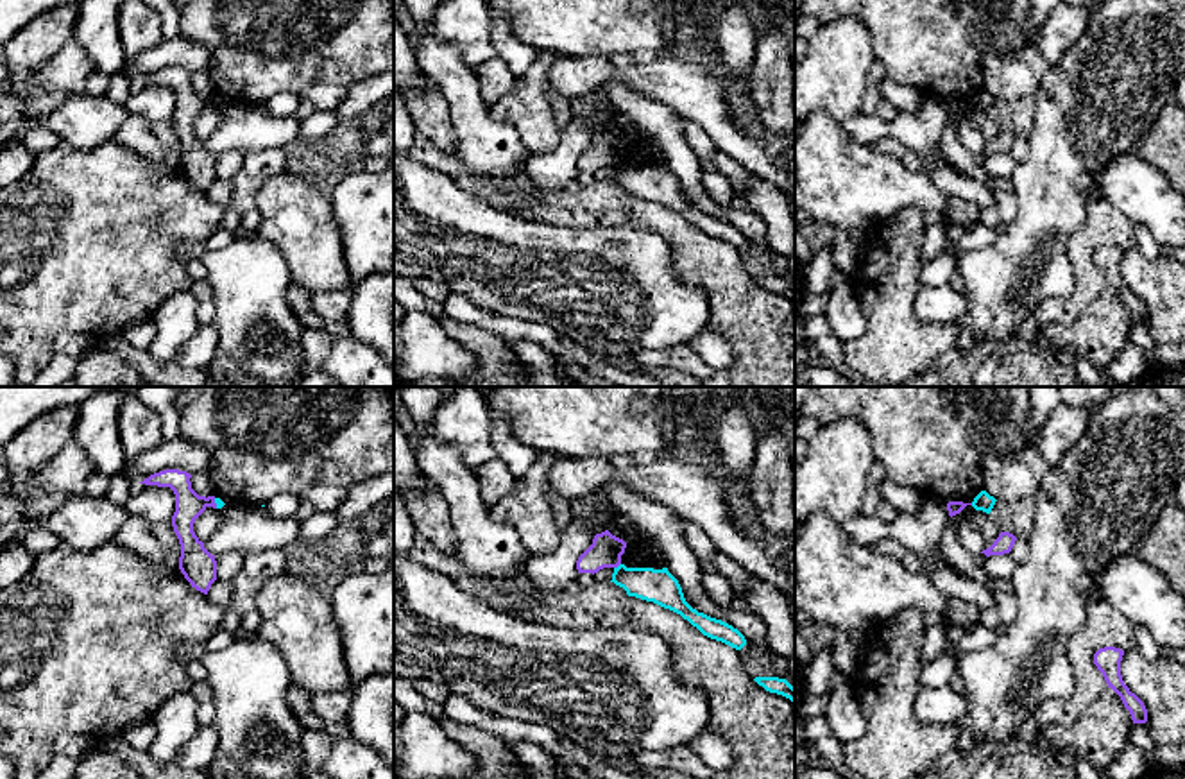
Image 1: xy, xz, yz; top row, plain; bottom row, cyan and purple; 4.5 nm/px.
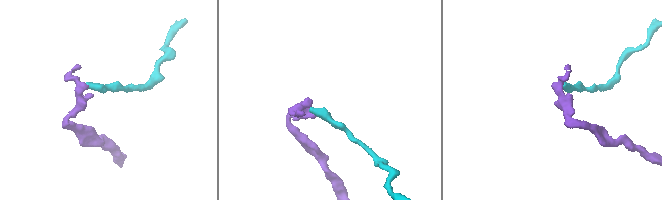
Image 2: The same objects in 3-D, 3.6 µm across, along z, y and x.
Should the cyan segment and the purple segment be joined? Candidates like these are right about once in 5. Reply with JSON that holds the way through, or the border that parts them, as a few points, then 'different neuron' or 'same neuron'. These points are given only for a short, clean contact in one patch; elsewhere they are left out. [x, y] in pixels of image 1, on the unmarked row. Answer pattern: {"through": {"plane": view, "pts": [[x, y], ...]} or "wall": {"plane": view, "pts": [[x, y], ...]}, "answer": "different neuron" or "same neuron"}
{"wall": {"plane": "xz", "pts": [[620, 162], [614, 167]]}, "answer": "different neuron"}

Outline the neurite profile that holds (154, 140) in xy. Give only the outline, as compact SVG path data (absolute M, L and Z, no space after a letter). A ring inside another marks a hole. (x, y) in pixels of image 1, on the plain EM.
M129 115L115 134L115 141L134 150L159 172L172 172L179 167L181 143L172 120Z

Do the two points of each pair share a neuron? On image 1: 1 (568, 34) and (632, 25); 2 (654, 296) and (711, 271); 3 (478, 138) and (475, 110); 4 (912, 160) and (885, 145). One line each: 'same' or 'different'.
1: same
2: different
3: same
4: same

